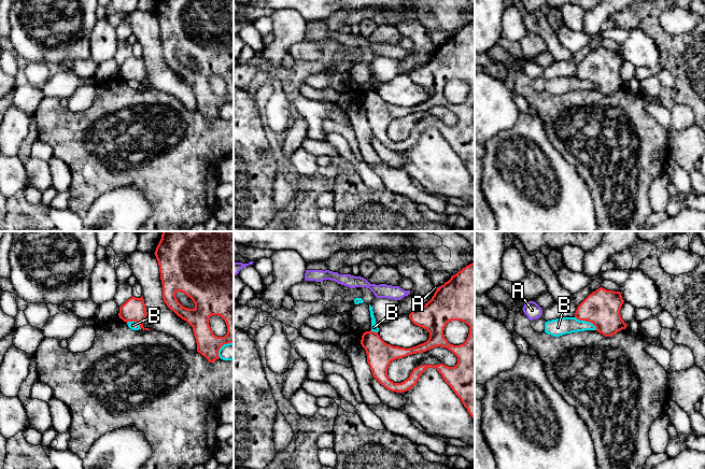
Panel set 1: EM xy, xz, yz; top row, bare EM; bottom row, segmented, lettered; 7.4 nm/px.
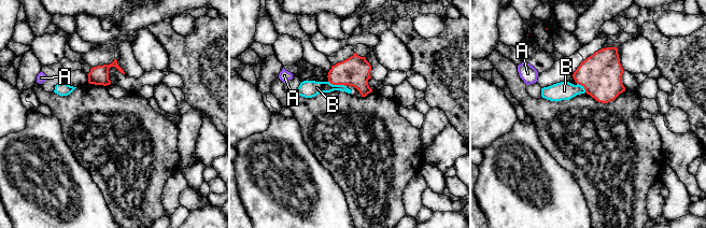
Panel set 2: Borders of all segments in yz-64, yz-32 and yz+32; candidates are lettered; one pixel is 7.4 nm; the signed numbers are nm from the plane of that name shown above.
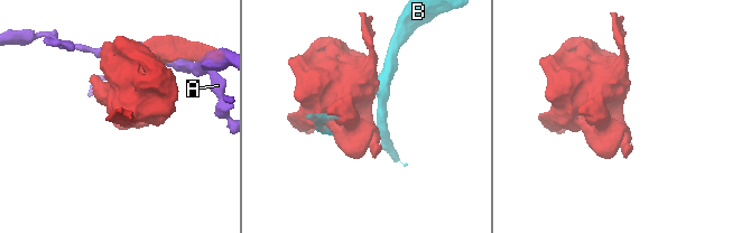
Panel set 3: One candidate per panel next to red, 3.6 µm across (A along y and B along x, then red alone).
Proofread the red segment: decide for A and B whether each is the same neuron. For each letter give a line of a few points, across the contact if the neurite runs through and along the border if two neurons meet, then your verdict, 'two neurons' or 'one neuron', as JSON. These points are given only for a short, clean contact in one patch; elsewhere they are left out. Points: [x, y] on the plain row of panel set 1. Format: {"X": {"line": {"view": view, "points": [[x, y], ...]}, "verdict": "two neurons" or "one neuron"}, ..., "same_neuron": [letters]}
{"A": {"verdict": "two neurons"}, "B": {"verdict": "two neurons"}, "same_neuron": []}

